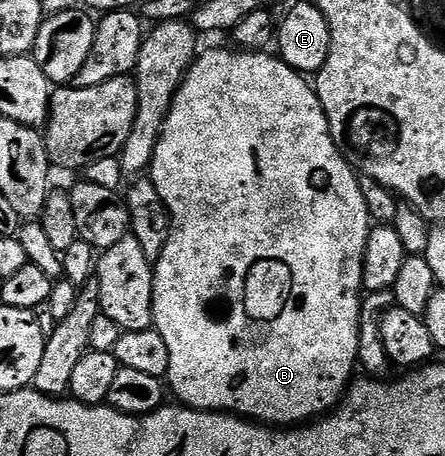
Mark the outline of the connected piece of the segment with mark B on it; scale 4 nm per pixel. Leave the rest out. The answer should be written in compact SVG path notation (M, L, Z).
M235 48L232 49L208 49L205 53L203 50L196 60L192 62L191 67L188 68L188 74L184 76L184 82L180 84L180 90L176 93L176 98L170 107L168 117L164 121L164 130L160 133L156 150L152 156L150 179L154 183L154 187L158 187L158 195L162 195L162 203L166 203L168 213L172 217L172 236L168 238L160 258L154 262L156 278L154 279L155 319L153 324L155 331L160 333L163 341L166 342L166 348L170 350L171 367L168 369L166 381L170 386L171 392L172 389L176 392L176 397L180 400L177 402L181 406L197 411L235 415L265 427L300 427L313 419L320 419L331 413L340 404L345 394L347 394L350 382L353 380L352 372L357 372L360 359L360 331L362 328L362 322L360 322L360 293L363 294L365 292L364 256L366 255L368 236L372 234L374 222L368 213L366 199L362 195L358 174L348 164L344 154L341 153L334 143L334 139L330 135L330 123L326 119L326 111L322 111L322 103L318 99L315 88L310 84L309 78L305 74L291 69L286 62L280 60L279 56L273 55L271 52L250 53L247 51L237 51Z

